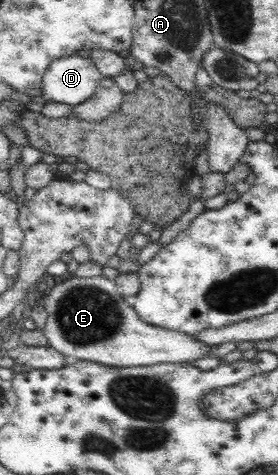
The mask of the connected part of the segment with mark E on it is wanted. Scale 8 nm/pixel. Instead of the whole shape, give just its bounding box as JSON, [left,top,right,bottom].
[42,276,213,367]

